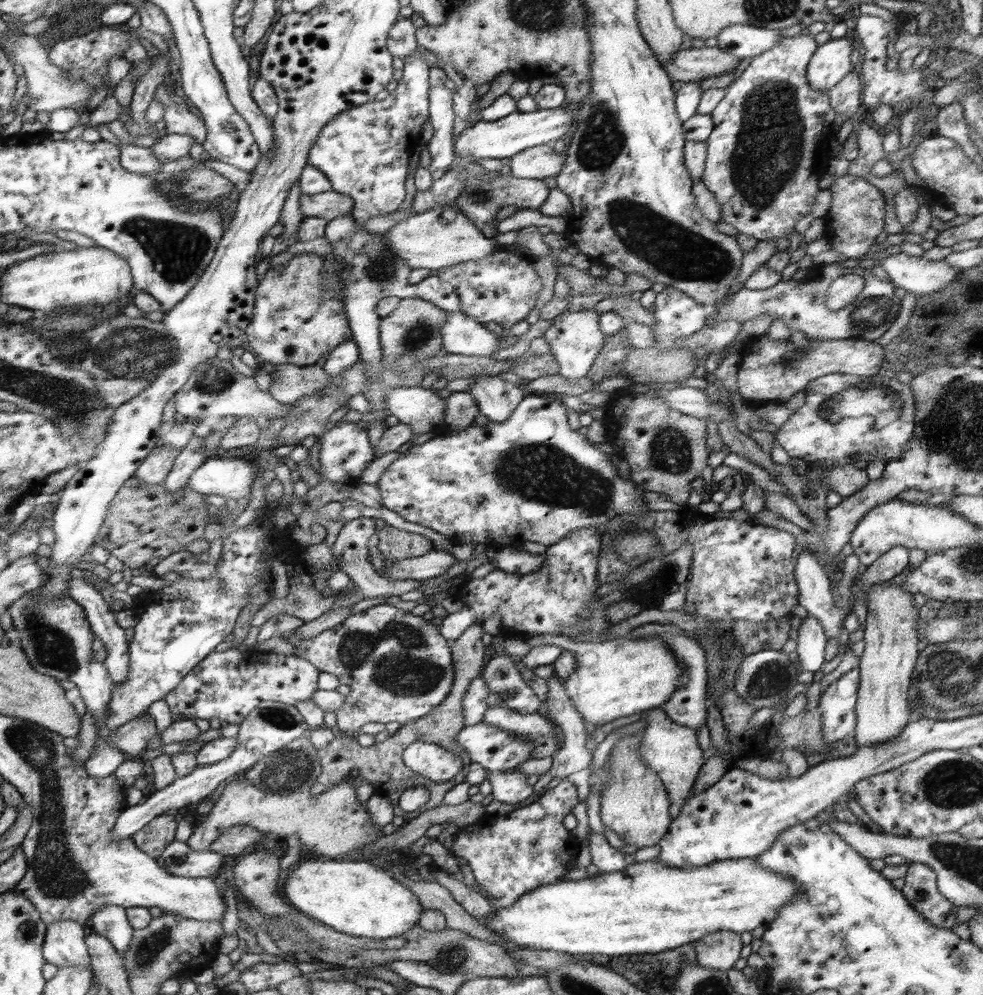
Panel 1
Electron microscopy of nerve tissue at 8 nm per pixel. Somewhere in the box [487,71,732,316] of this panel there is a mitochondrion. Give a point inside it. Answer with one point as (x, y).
(601, 142)

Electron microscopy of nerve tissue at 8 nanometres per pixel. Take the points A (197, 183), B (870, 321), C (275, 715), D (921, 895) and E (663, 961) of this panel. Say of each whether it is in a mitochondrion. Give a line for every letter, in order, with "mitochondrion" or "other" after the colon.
A: mitochondrion
B: mitochondrion
C: mitochondrion
D: mitochondrion
E: other

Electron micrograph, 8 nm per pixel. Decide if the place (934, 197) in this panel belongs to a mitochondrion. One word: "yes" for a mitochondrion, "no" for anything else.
no

